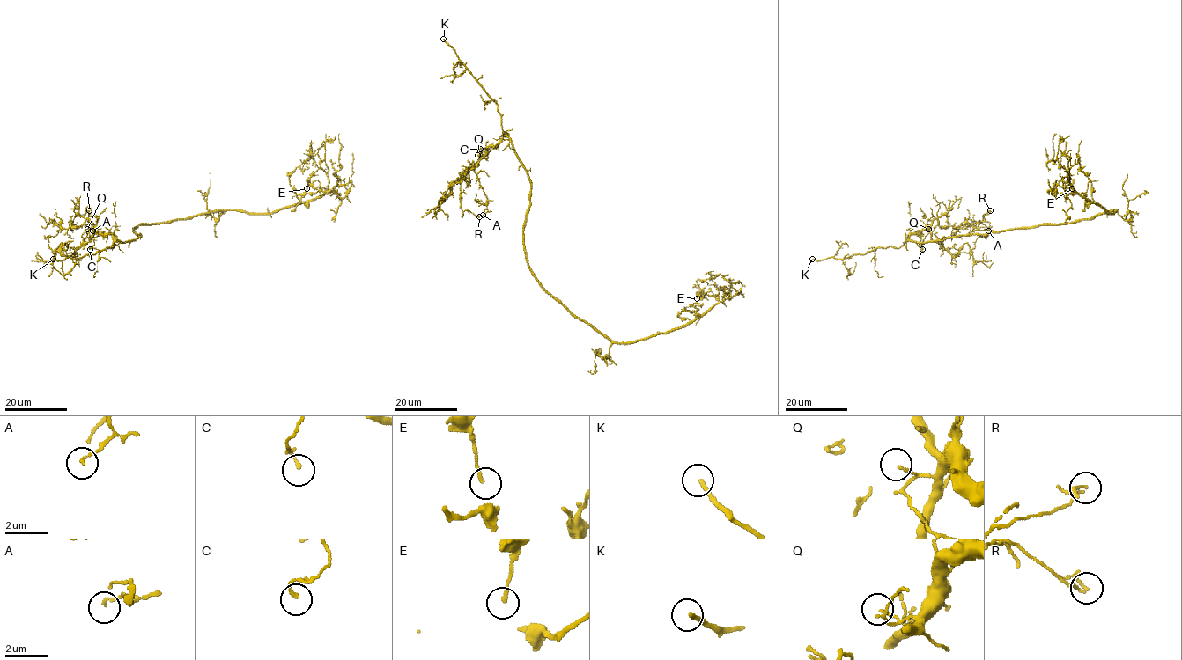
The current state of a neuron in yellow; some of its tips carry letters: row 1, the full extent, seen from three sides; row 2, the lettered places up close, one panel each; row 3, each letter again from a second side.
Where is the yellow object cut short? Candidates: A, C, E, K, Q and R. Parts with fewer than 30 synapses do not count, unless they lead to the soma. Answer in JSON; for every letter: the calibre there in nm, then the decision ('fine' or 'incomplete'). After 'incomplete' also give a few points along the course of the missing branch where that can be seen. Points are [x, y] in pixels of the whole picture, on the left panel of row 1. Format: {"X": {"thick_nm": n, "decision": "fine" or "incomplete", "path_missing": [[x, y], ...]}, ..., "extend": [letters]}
{"A": {"thick_nm": 100, "decision": "fine"}, "C": {"thick_nm": 130, "decision": "fine"}, "E": {"thick_nm": 150, "decision": "fine"}, "K": {"thick_nm": 170, "decision": "incomplete", "path_missing": [[53, 259], [53, 254], [65, 249], [68, 251], [71, 245], [84, 245], [92, 241], [118, 236], [153, 245]]}, "Q": {"thick_nm": 110, "decision": "fine"}, "R": {"thick_nm": 110, "decision": "fine"}, "extend": ["K"]}

